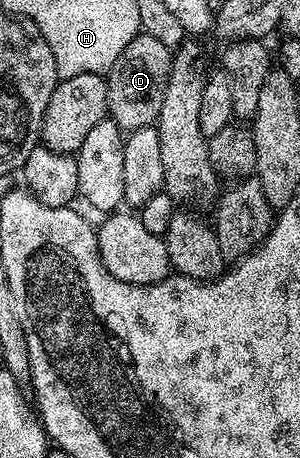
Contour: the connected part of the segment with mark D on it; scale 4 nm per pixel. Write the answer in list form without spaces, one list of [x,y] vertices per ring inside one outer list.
[[[144,33],[137,34],[127,45],[127,49],[119,53],[119,57],[107,72],[108,118],[111,122],[125,133],[154,126],[163,109],[169,71],[172,67],[171,48],[163,45],[163,41],[155,41],[155,37]]]

